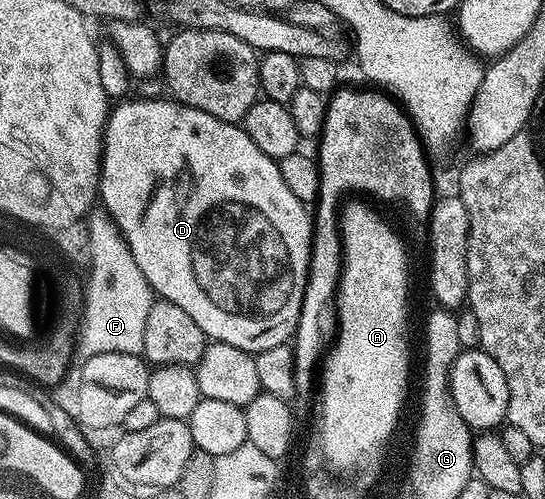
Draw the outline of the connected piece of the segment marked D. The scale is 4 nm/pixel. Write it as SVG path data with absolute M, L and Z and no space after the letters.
M128 97L111 108L108 112L108 124L104 127L104 156L100 159L100 197L103 208L110 210L113 218L120 226L120 231L131 245L132 252L151 285L153 292L161 299L169 299L174 305L186 309L190 317L198 324L198 329L212 341L234 345L234 349L251 351L271 349L273 345L289 342L296 334L299 325L299 313L302 309L304 286L308 280L308 262L312 256L312 236L314 219L309 208L294 197L286 189L286 181L280 180L280 164L271 159L244 132L243 126L226 121L218 121L218 117L210 117L210 113L202 113L202 109L188 107L177 103L171 97L158 99L142 99Z

